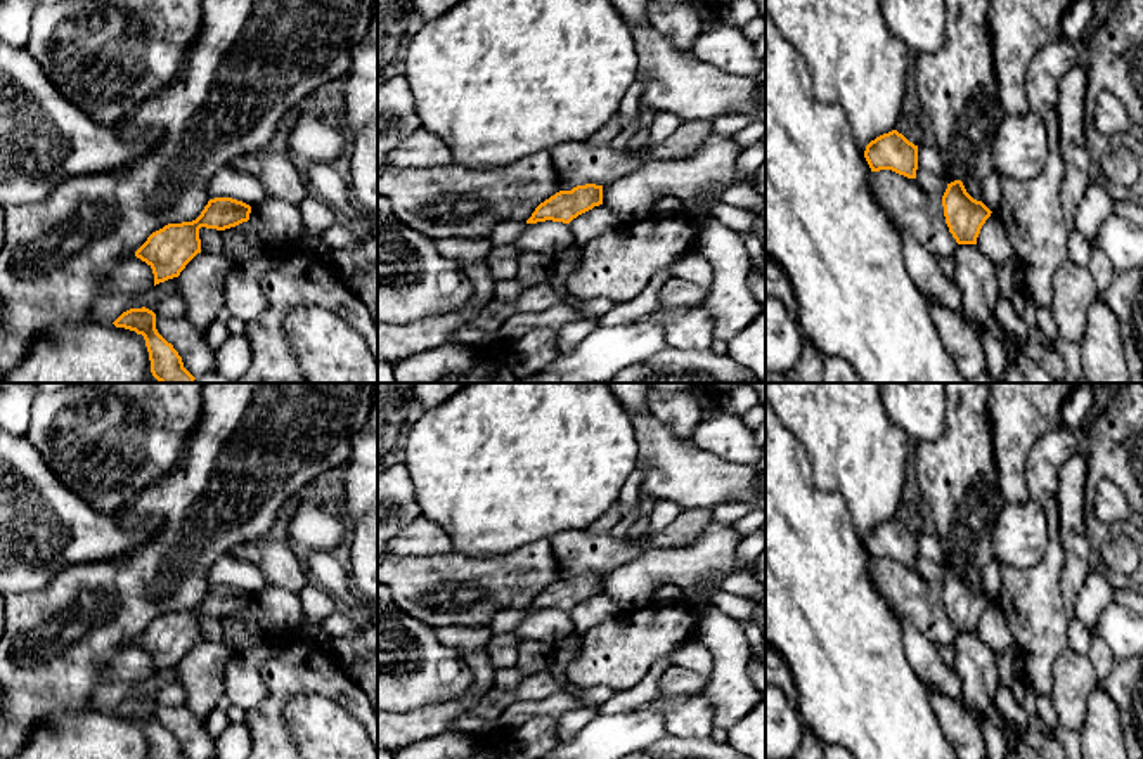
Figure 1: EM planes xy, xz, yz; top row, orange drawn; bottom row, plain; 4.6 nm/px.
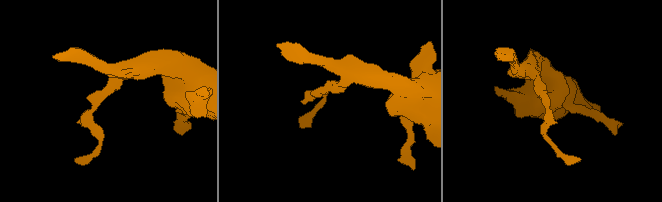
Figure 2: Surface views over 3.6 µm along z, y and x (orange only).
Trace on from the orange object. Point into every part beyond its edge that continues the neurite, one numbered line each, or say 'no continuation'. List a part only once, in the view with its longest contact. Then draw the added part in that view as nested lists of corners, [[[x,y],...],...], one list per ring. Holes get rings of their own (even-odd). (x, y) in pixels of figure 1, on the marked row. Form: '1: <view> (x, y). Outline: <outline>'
no continuation

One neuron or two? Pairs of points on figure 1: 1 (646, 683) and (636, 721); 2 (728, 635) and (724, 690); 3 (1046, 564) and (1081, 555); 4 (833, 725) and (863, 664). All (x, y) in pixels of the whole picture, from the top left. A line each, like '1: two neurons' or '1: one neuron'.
1: two neurons
2: one neuron
3: two neurons
4: one neuron

